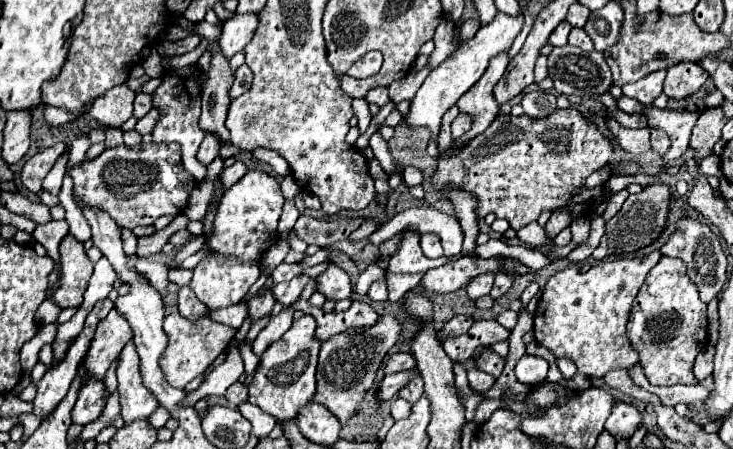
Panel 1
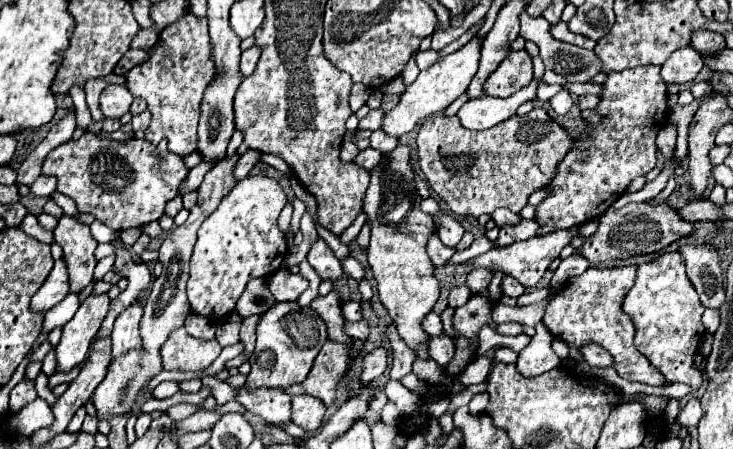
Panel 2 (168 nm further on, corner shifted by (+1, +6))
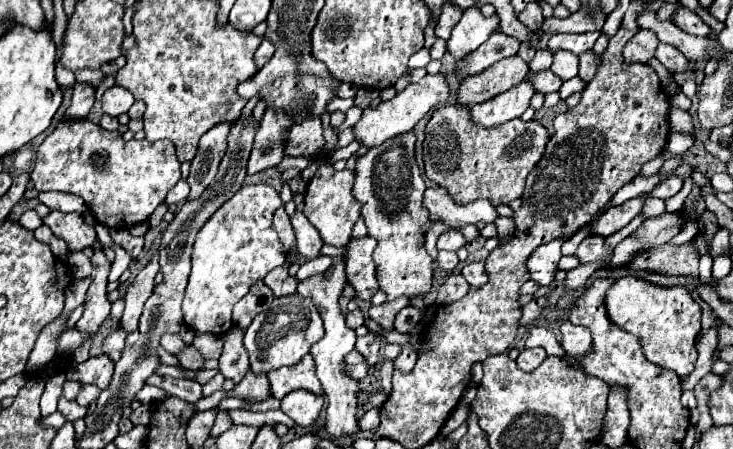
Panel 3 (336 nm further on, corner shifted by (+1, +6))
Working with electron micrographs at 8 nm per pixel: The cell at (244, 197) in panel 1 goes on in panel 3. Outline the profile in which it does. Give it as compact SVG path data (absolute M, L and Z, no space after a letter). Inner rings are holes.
M242 186L200 228L192 250L192 272L182 302L188 328L198 334L224 334L232 328L232 308L248 294L250 286L286 262L286 250L272 228L274 212L282 206L272 186Z

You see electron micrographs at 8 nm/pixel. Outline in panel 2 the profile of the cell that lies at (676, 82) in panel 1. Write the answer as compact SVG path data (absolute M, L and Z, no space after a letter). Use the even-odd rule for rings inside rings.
M686 46L686 48L672 52L672 56L664 62L662 78L668 86L672 86L672 84L686 86L688 82L696 80L702 66L704 66L702 56L692 46Z

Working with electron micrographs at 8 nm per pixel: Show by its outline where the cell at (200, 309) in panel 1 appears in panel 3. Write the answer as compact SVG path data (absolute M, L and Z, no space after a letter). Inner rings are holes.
M198 334L192 342L196 346L196 350L200 354L204 354L206 358L218 358L222 352L222 338L214 336L214 334Z

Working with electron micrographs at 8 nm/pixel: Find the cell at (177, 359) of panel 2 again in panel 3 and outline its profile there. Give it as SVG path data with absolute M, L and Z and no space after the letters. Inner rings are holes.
M168 334L168 336L164 336L164 338L160 340L160 346L172 354L172 352L182 350L186 344L180 340L180 336L178 336L178 334Z

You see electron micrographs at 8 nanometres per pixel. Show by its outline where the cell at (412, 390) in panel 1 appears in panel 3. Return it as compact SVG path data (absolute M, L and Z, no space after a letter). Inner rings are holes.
M400 296L400 300L390 300L390 302L384 302L384 304L378 304L378 306L370 306L368 310L368 316L372 320L376 320L382 328L386 330L392 330L392 322L396 318L396 314L408 306L408 298L406 296Z

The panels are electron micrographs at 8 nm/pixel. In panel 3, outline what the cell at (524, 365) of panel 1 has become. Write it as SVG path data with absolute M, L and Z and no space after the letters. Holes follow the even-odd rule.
M532 348L532 350L522 350L520 356L516 358L516 364L520 370L524 372L532 372L536 370L546 358L546 352L542 348Z

